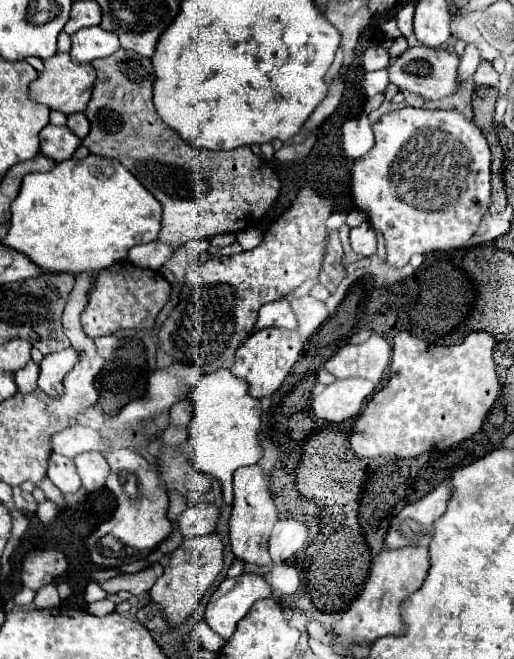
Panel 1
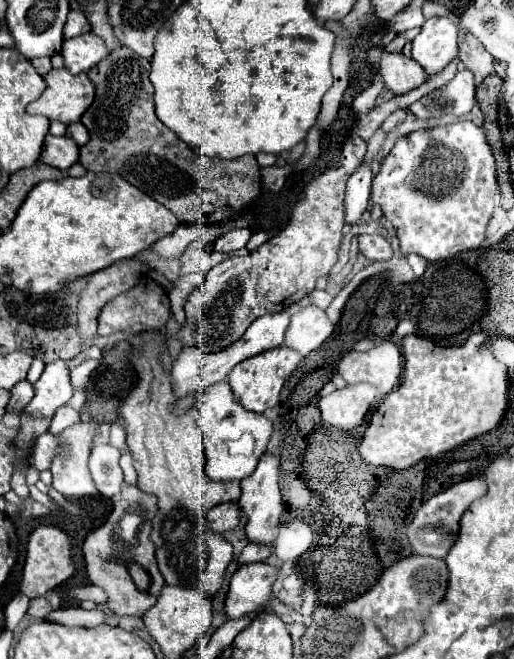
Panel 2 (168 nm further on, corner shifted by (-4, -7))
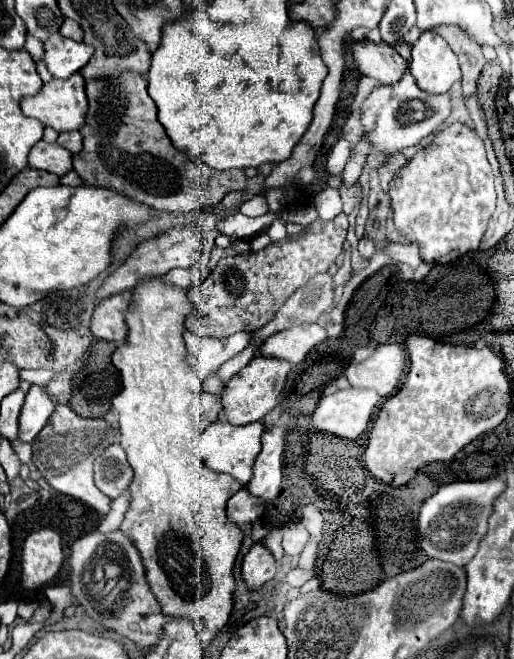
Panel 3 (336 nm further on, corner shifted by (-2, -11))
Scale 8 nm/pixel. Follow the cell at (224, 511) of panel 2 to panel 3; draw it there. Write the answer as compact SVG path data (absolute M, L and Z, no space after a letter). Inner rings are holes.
M240 488L240 492L236 492L230 500L228 500L228 518L242 524L242 522L254 522L256 518L260 518L264 514L266 506L260 498L252 496L248 492L248 488Z

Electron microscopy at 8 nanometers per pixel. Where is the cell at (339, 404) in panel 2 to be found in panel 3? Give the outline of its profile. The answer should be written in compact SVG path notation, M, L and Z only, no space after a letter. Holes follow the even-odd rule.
M348 388L332 396L322 396L312 414L312 426L340 438L356 440L366 432L374 408L382 402L376 390Z

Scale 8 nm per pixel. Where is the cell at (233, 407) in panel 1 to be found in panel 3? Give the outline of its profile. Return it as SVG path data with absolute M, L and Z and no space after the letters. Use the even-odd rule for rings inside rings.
M224 418L216 420L216 424L210 424L206 432L202 432L200 440L200 456L204 458L206 466L216 472L226 472L238 478L242 484L248 484L252 478L252 466L256 456L260 454L260 436L264 432L262 422L252 422L246 426L232 426Z

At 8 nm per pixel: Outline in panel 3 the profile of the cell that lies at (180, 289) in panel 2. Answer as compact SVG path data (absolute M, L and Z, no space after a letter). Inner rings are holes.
M184 332L184 342L190 352L190 362L196 368L198 376L204 380L210 372L218 370L226 360L234 358L240 350L244 350L250 342L250 332L236 332L228 338L210 338L198 336L192 332Z

